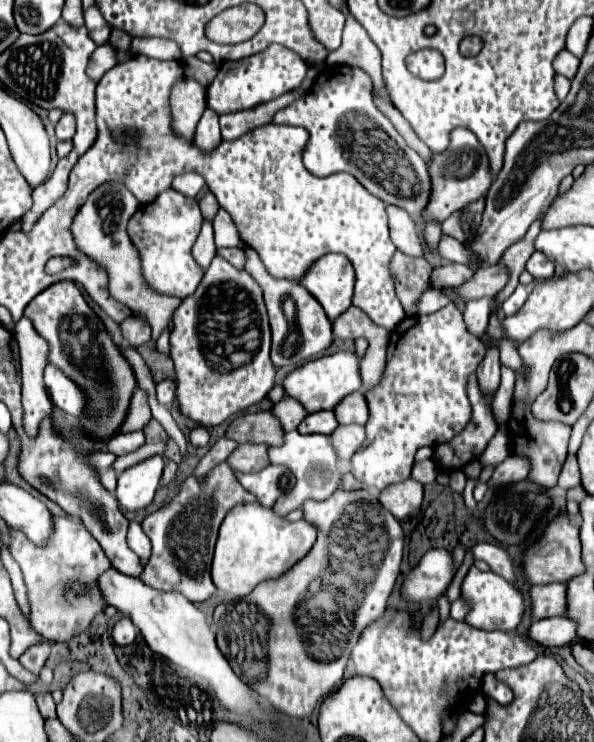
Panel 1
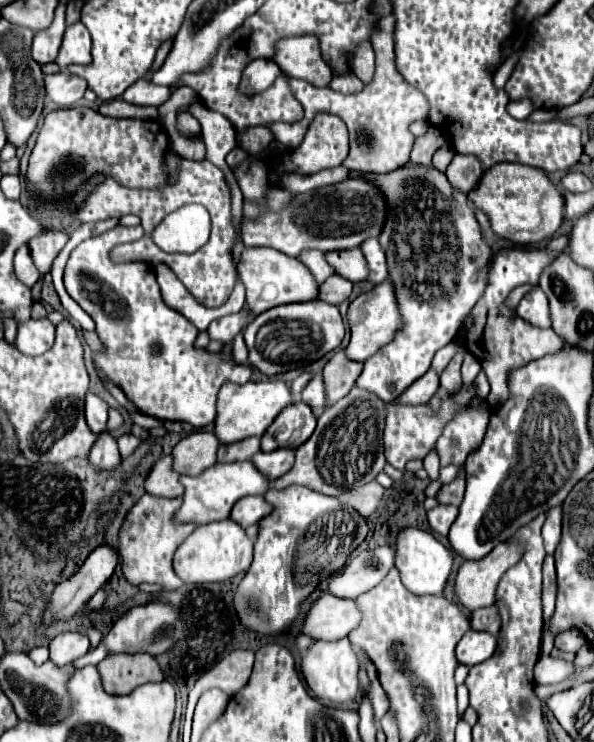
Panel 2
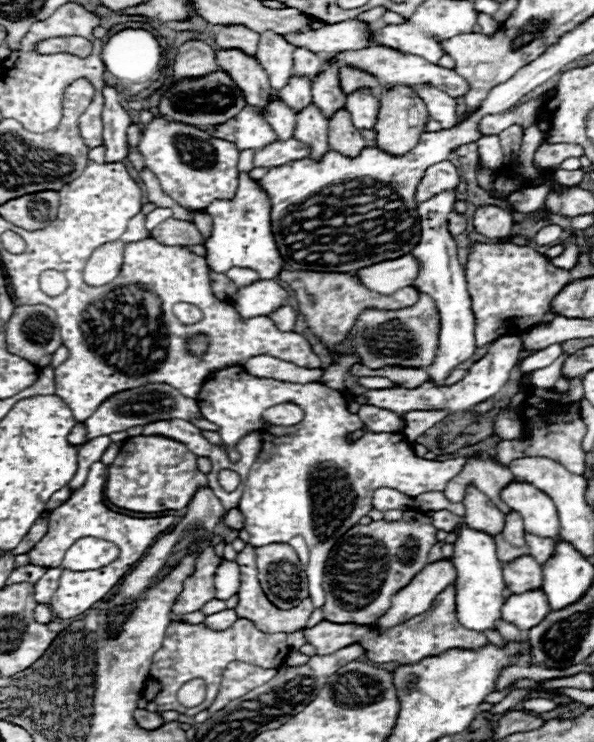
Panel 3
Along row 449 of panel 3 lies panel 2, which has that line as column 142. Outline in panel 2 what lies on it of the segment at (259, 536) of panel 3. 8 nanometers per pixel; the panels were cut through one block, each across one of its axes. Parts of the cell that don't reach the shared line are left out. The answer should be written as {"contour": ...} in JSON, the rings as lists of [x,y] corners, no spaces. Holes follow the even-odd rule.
{"contour":[[[116,226],[110,232],[104,232],[100,236],[92,236],[84,242],[80,242],[66,264],[64,270],[64,284],[66,292],[86,310],[92,320],[96,322],[96,334],[100,336],[102,344],[106,346],[106,354],[94,354],[94,362],[104,370],[104,374],[116,382],[124,394],[136,404],[136,408],[148,416],[160,418],[160,420],[182,420],[192,424],[194,428],[204,428],[216,418],[216,396],[224,382],[244,384],[250,380],[252,366],[238,366],[234,360],[222,362],[218,354],[208,354],[206,350],[196,350],[196,326],[188,322],[182,314],[168,308],[162,302],[154,268],[146,262],[132,261],[116,264],[110,258],[110,252],[114,246],[134,242],[142,238],[144,230],[142,226]],[[160,344],[160,354],[152,354],[152,346]]]}

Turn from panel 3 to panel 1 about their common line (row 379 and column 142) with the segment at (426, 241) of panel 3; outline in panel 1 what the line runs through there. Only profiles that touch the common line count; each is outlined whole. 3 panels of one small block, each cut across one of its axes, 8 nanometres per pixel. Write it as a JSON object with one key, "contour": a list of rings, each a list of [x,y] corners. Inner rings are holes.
{"contour":[[[126,432],[118,434],[108,442],[108,450],[116,456],[124,456],[128,452],[138,450],[144,444],[144,432]]]}

